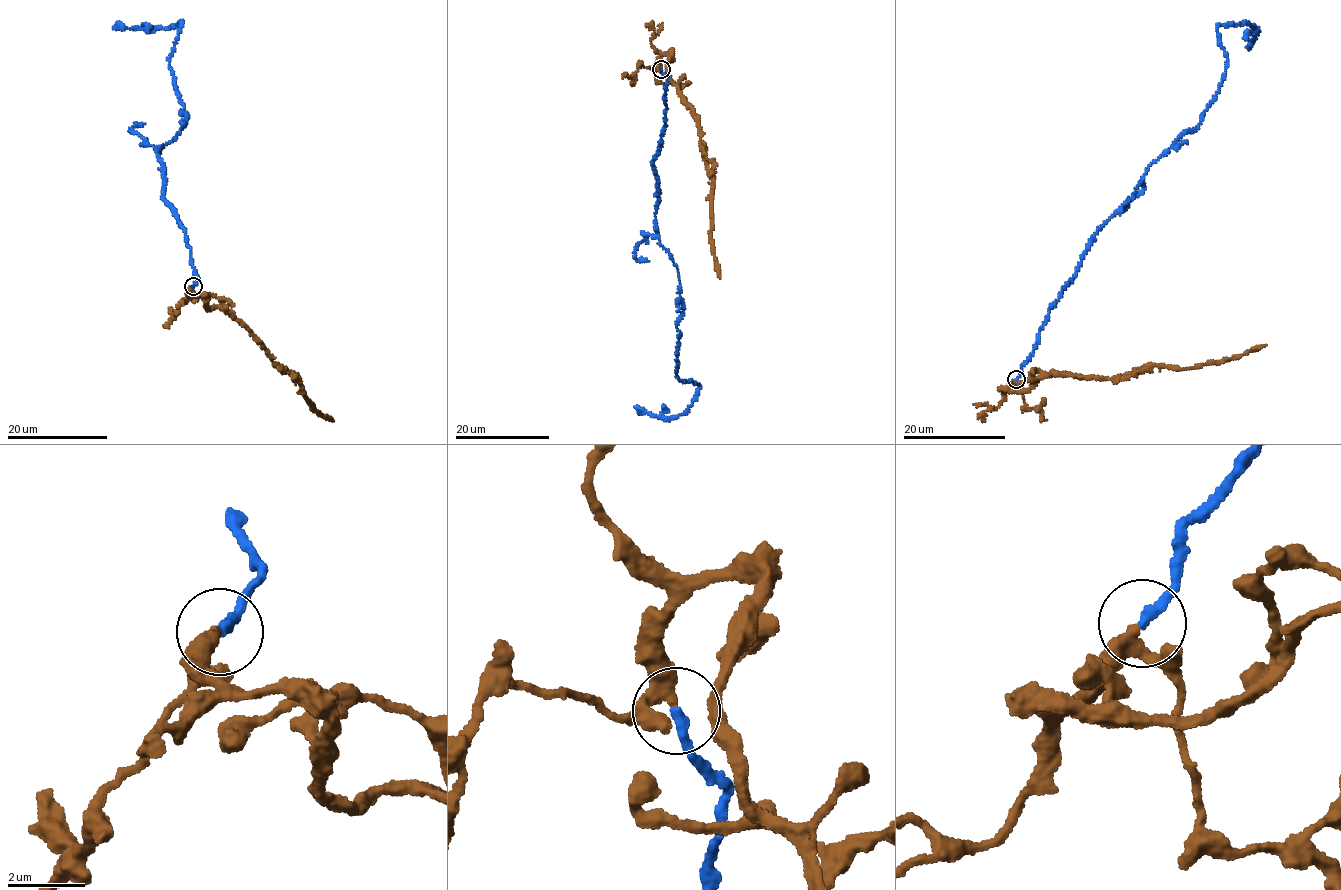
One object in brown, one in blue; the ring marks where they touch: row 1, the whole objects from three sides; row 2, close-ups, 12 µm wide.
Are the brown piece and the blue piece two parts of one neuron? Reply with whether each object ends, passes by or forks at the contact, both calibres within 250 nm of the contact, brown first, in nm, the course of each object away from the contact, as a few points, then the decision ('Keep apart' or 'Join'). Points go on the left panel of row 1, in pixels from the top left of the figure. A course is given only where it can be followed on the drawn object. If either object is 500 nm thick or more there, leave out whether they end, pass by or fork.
At the ring brown passes by. At the ring blue ends. Thickness 280 nm (brown) against 280 nm. Course of brown: (192, 286), (207, 309), (232, 316), (277, 367), (295, 375), (316, 413), (334, 420). Course of blue: (192, 287), (198, 277), (190, 246), (163, 199), (158, 156), (187, 116), (170, 67), (182, 24), (112, 28). Join

